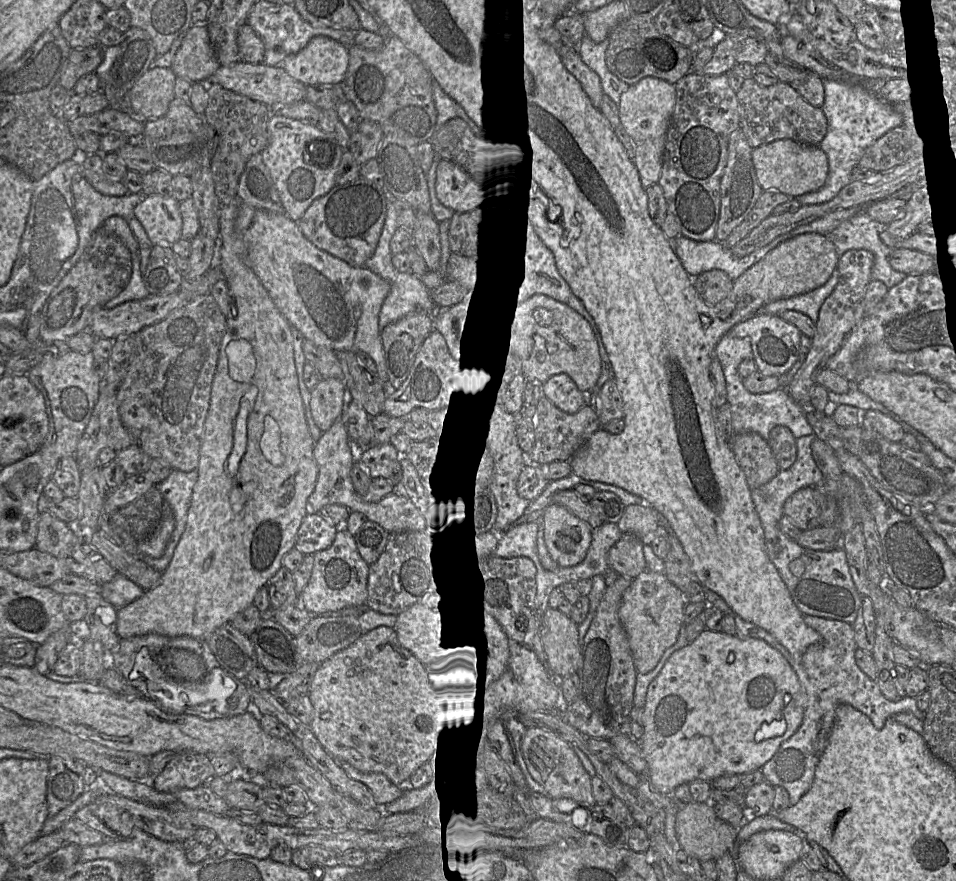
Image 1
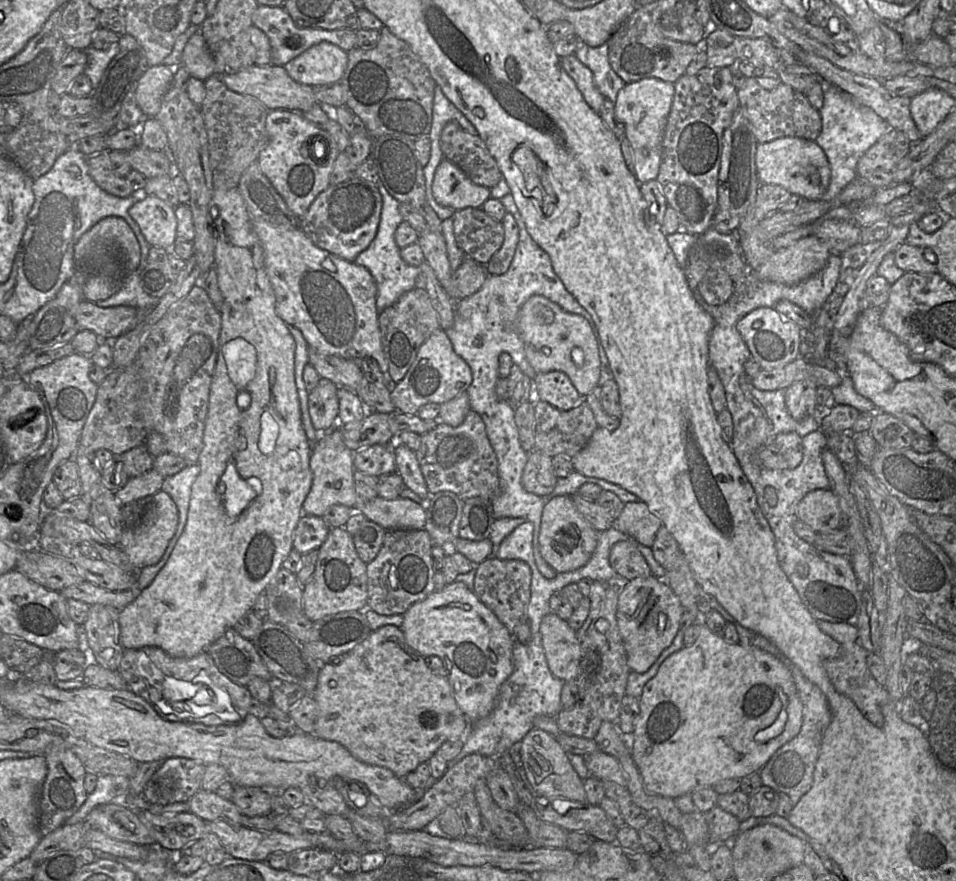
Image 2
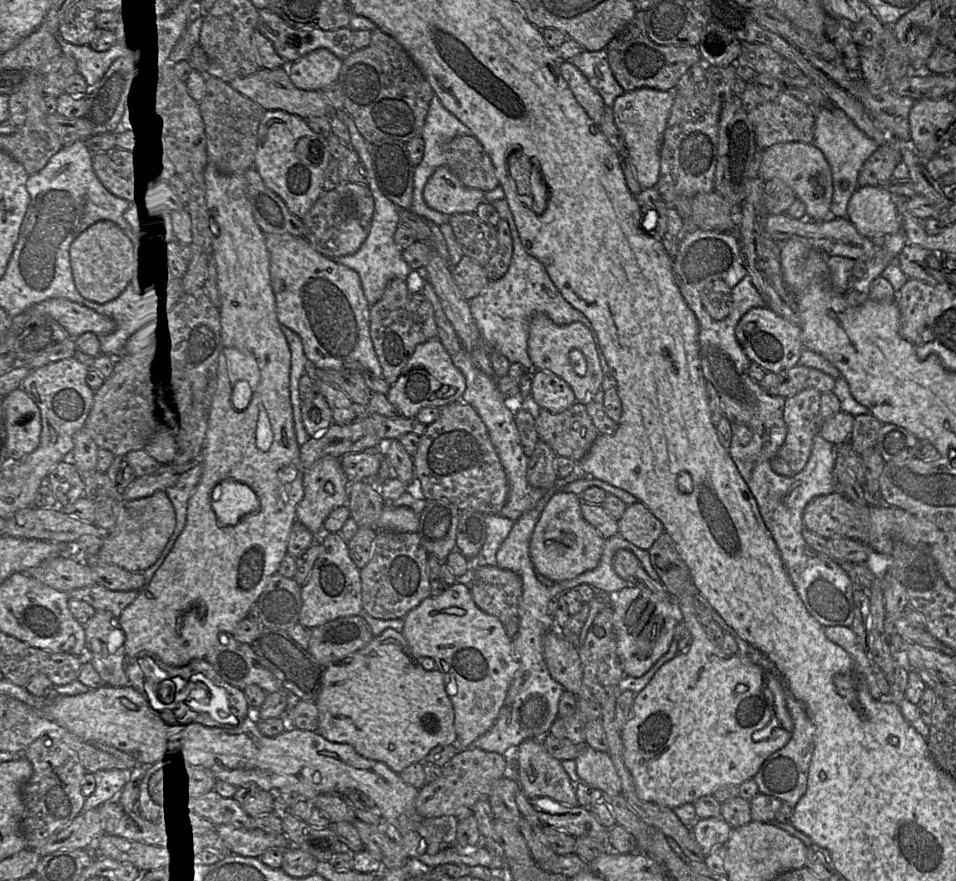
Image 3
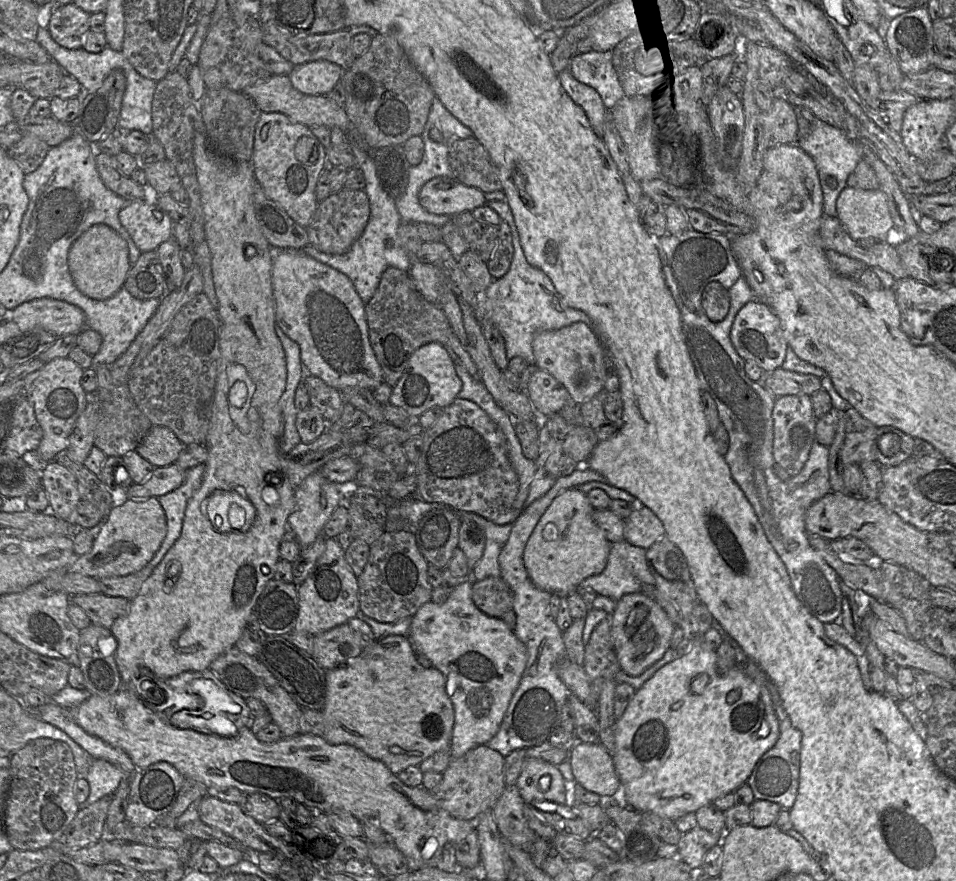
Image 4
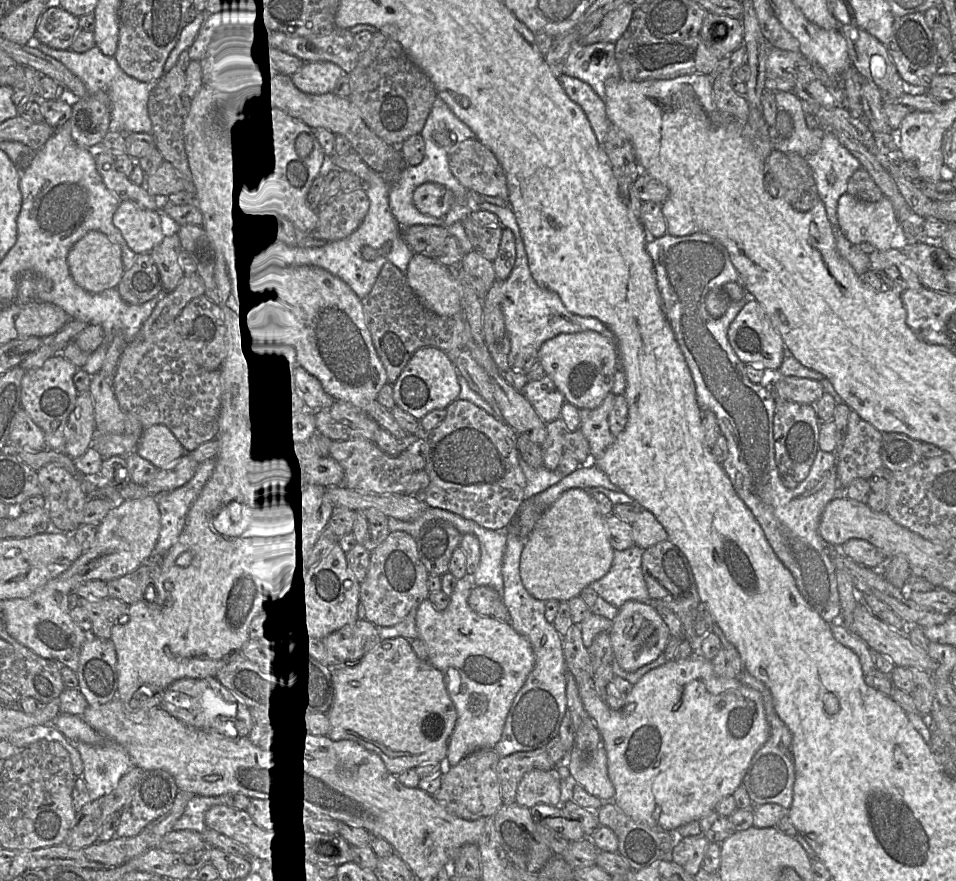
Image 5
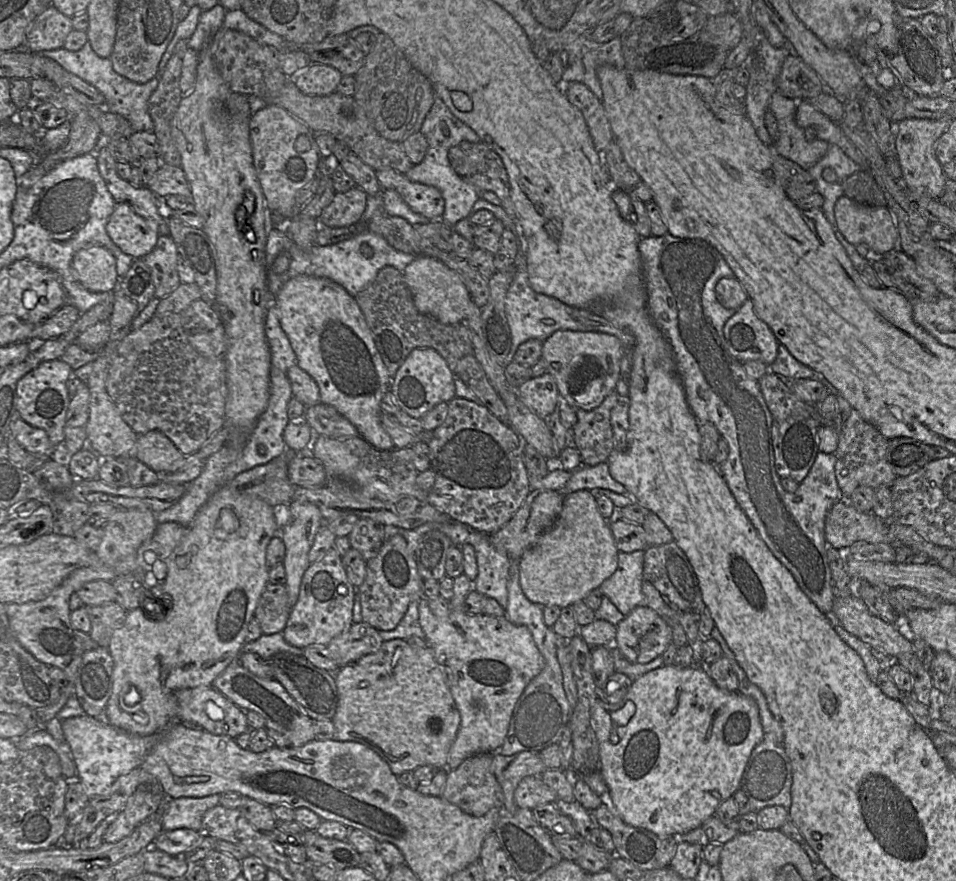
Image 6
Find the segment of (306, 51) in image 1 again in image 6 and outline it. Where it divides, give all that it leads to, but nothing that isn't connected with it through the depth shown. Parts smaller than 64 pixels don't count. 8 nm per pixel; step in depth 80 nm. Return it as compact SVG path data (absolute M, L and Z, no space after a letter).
M312 63L300 71L293 81L296 87L305 95L326 96L336 92L342 74L334 67Z

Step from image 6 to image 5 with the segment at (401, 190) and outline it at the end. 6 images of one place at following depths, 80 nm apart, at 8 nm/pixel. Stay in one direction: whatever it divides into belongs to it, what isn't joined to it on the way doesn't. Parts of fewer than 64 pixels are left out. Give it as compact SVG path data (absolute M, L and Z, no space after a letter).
M427 182L418 186L413 193L413 203L423 214L444 218L456 202L454 194L441 184Z

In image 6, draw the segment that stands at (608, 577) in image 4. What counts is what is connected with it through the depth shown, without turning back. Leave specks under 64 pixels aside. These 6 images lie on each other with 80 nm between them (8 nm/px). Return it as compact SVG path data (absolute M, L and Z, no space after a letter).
M644 551L618 552L618 566L615 572L599 586L617 609L628 615L638 606L647 606L642 591Z

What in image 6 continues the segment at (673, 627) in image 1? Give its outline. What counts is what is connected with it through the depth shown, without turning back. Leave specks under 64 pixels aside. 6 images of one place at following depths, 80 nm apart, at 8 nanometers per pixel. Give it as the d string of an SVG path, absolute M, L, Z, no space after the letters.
M648 606L634 608L616 625L614 646L632 663L645 664L661 656L672 642L672 629Z

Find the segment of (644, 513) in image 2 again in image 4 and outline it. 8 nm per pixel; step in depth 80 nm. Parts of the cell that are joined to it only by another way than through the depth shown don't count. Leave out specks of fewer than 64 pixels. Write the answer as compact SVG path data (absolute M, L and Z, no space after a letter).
M644 505L635 506L624 522L624 540L645 550L666 534L660 519Z

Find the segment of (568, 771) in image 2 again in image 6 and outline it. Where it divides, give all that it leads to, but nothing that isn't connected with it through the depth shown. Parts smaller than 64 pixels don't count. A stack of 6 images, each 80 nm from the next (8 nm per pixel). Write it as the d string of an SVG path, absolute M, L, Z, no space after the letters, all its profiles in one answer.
M540 775L523 778L514 793L518 808L534 809L538 805L554 803L558 800L556 792L544 783Z

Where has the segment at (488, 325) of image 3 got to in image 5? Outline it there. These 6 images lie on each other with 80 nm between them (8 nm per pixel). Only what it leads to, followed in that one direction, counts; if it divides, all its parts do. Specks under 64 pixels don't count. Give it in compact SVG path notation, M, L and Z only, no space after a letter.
M514 230L511 231L515 238L516 260L511 274L504 281L501 301L504 322L511 342L509 366L511 367L521 350L525 348L539 350L545 341L561 333L595 331L614 340L613 333L603 322L597 318L584 317L568 311L555 292L538 285L531 275L521 235L515 234Z

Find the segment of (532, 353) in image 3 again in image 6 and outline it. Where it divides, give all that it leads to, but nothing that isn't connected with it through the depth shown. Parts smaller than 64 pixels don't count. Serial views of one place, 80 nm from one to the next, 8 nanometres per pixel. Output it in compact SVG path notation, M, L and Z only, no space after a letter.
M558 330L543 342L542 358L547 362L547 373L556 381L559 394L574 409L591 411L616 388L620 378L620 362L623 357L623 344L614 335L602 332L582 332Z

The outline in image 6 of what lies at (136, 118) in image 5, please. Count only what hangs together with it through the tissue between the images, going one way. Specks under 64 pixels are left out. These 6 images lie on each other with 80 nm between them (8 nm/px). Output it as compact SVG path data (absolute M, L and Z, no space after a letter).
M88 42L77 51L69 51L62 47L55 50L44 50L40 54L56 61L65 70L99 90L105 97L104 108L128 120L133 132L153 131L154 124L148 112L148 100L157 88L161 75L157 73L153 79L145 84L133 82L115 72L110 58L99 57Z

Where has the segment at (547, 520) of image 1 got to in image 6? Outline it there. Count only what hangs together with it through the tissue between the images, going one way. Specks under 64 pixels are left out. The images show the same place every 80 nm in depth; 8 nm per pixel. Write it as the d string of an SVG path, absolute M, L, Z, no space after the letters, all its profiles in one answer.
M577 490L564 497L562 510L554 524L527 549L519 559L519 582L525 596L533 603L563 608L572 606L617 569L618 552L609 522L601 515L596 496L590 490Z

